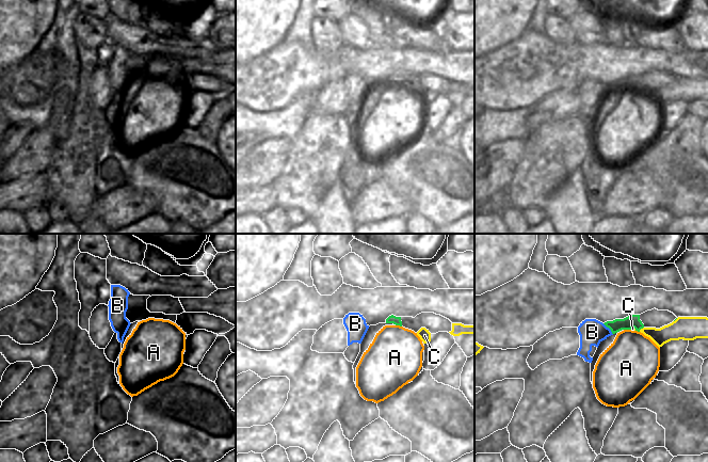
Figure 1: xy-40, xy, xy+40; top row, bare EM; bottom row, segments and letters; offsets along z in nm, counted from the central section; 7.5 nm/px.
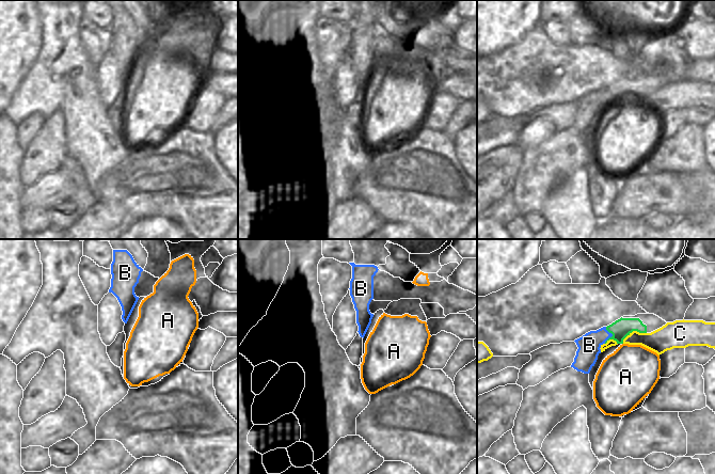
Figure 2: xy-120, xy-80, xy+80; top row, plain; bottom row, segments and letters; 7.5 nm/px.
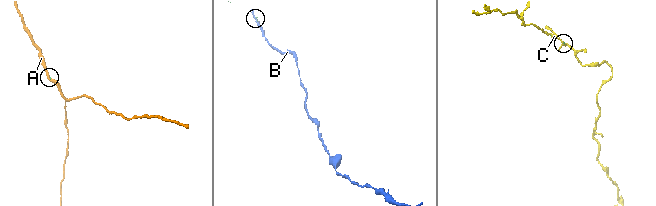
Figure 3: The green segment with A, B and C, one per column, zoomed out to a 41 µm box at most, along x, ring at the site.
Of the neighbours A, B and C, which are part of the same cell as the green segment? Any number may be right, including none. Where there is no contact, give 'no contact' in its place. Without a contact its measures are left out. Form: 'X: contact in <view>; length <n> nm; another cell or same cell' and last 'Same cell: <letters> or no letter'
A: contact in xy+40; length 60 nm; another cell
B: contact in xy+40; length 120 nm; another cell
C: contact in xy+40; length 50 nm; another cell
Same cell: no letter

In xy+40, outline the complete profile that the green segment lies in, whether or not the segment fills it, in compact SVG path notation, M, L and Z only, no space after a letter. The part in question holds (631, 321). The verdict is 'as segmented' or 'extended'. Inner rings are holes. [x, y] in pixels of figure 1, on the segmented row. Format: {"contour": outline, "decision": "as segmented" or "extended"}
{"contour": "M656 308L647 310L641 315L630 315L624 319L607 321L604 324L609 328L612 334L622 330L631 330L640 332L643 328L660 329L675 321L677 317L669 310L658 310Z", "decision": "extended"}

